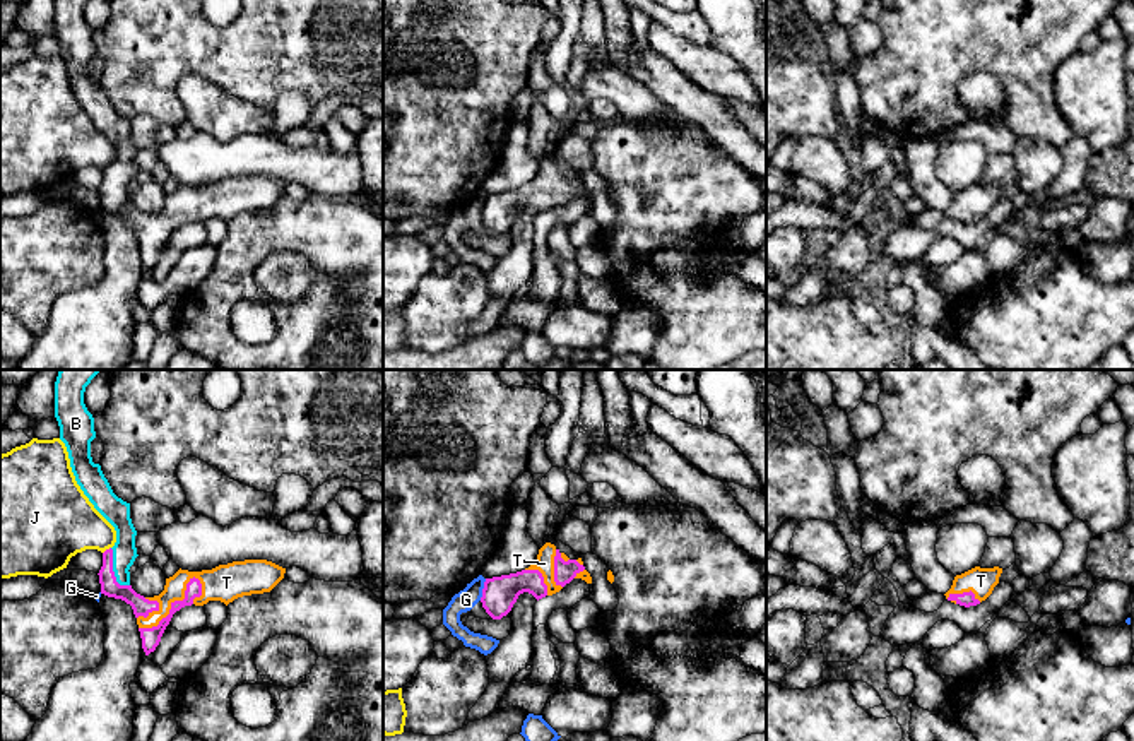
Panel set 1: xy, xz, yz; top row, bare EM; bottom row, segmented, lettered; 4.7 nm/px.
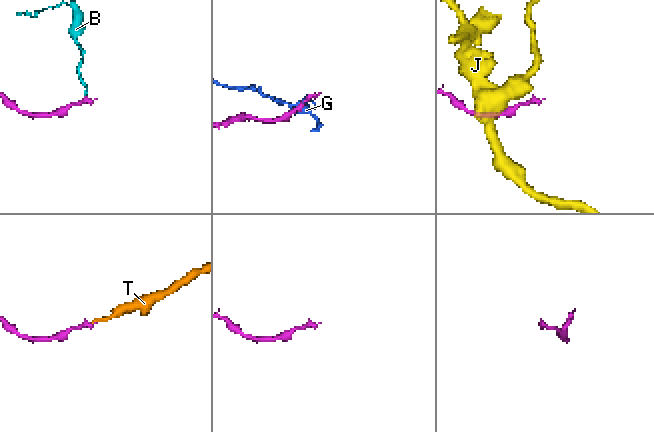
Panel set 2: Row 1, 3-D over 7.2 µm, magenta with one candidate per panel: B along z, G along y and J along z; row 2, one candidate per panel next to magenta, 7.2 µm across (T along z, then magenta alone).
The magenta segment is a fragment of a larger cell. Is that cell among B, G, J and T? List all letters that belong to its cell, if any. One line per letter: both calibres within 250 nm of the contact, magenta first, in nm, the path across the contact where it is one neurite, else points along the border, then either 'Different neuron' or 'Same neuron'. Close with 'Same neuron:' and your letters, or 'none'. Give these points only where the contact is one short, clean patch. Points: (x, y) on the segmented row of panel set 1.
B: Thickness 90 nm (magenta) against 110 nm. Path across: xy (110, 587), (112, 570), (124, 551). Same neuron
G: Thickness 160 nm (magenta) against 100 nm. Different neuron
J: Thickness 90 nm (magenta) against 320 nm. Different neuron
T: Thickness 90 nm (magenta) against 160 nm. Path across: xy (151, 637), (151, 630), (171, 604), (194, 577), (219, 584). Same neuron
Same neuron: B, T

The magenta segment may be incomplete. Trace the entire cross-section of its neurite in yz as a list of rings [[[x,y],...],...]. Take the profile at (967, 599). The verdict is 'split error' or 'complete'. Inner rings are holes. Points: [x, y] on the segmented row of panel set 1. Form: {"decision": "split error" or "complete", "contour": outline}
{"decision": "split error", "contour": [[[975,566],[961,575],[956,575],[951,589],[944,594],[948,601],[970,608],[985,601],[999,584],[1002,568]]]}

